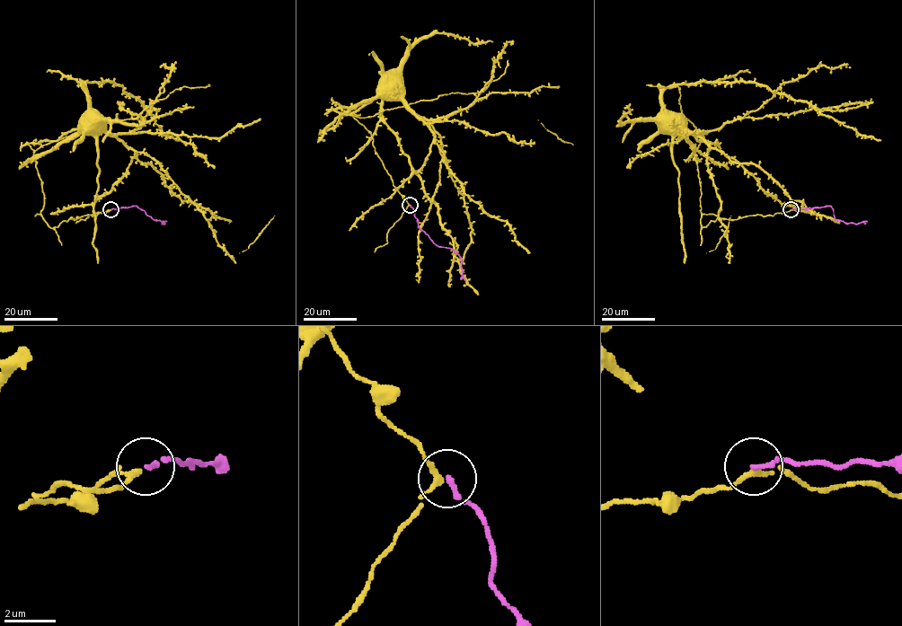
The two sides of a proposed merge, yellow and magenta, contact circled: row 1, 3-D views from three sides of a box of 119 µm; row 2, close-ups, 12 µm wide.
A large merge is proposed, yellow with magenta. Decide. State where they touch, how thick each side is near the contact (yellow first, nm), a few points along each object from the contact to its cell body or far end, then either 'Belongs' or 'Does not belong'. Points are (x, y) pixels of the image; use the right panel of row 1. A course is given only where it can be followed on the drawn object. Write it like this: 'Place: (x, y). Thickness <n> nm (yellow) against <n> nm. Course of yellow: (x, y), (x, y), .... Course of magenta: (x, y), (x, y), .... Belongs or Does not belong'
Place: (791, 209). Thickness 190 nm (yellow) against 200 nm. Course of yellow: (791, 209), (773, 216), (718, 218), (702, 228), (700, 182), (694, 148), (682, 131), (677, 116), (667, 111). Course of magenta: (791, 209), (830, 206), (836, 220), (858, 224), (867, 221). Belongs

